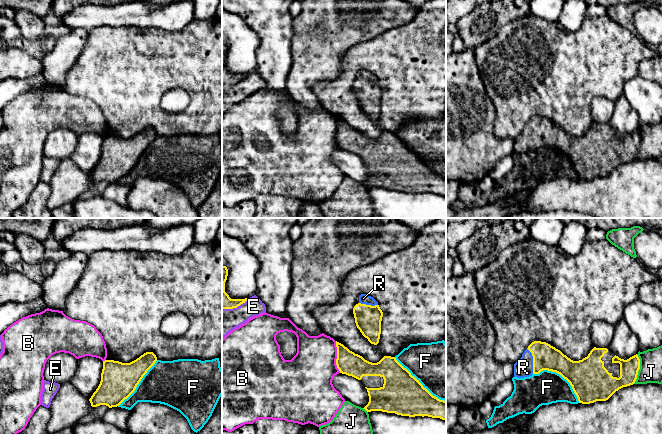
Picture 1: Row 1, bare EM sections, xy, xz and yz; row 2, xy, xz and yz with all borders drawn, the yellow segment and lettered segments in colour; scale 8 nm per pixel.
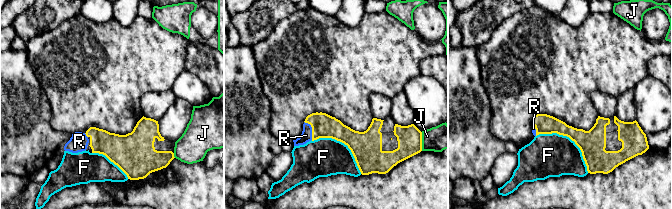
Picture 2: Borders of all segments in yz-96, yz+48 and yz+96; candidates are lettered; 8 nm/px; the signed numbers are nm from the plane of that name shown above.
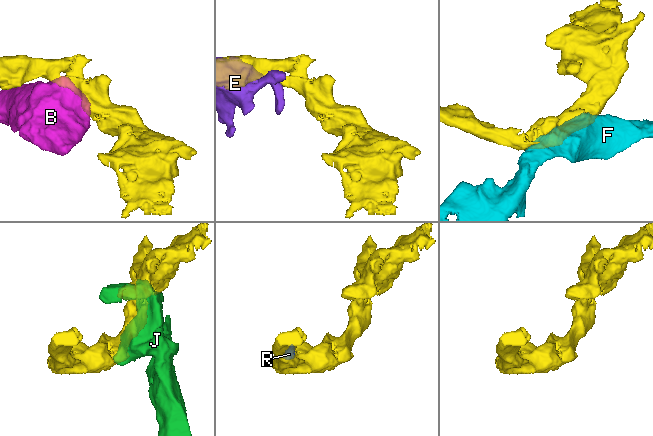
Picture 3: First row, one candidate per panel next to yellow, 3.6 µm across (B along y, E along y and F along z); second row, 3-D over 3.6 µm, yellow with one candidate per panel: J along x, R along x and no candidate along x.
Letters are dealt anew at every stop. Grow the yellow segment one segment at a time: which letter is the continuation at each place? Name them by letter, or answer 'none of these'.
R

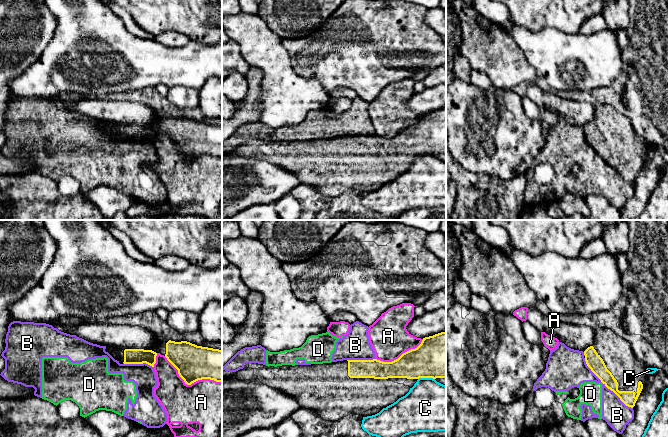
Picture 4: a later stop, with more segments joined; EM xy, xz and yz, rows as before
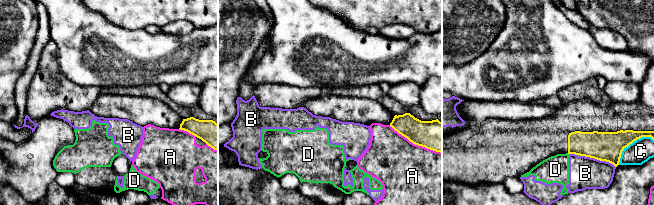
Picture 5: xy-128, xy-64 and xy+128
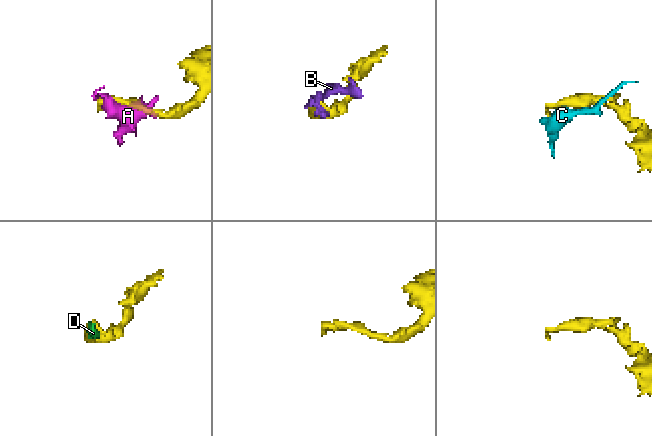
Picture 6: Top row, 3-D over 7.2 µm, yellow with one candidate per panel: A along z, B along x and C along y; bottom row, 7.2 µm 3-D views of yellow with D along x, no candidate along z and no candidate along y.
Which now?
none of these

